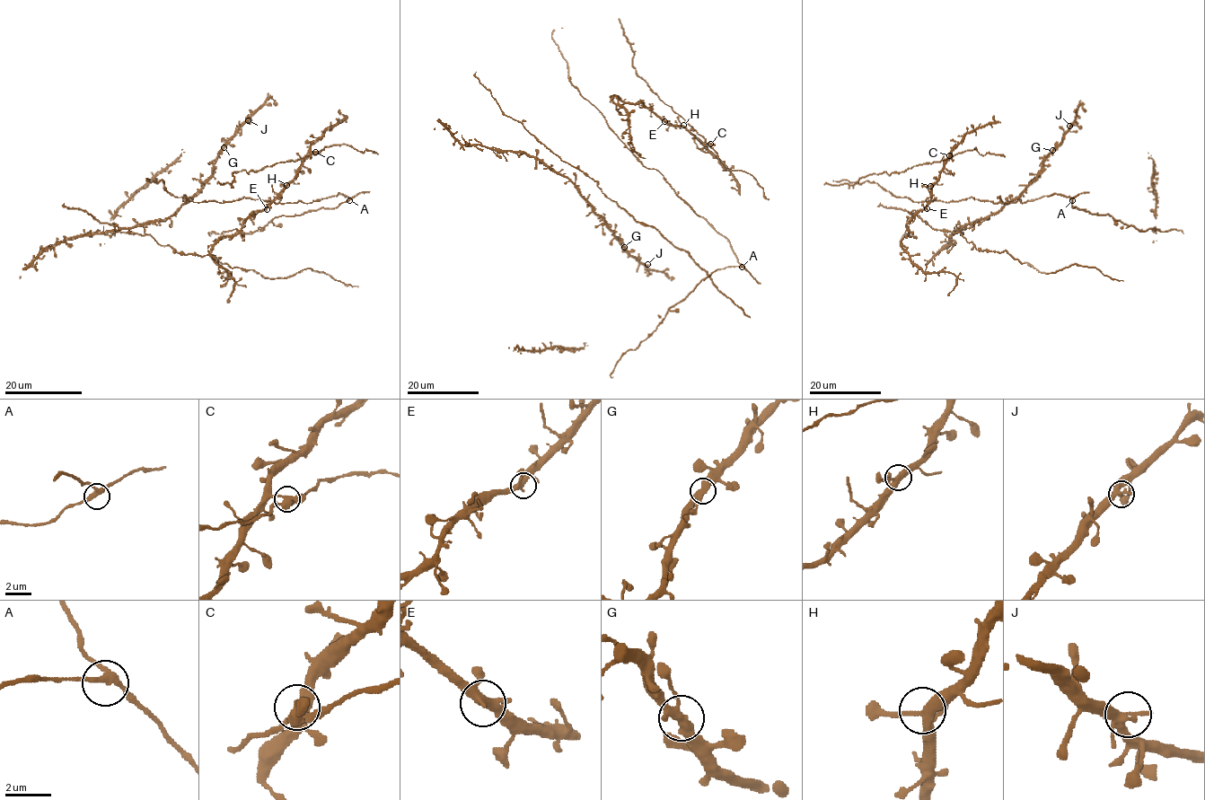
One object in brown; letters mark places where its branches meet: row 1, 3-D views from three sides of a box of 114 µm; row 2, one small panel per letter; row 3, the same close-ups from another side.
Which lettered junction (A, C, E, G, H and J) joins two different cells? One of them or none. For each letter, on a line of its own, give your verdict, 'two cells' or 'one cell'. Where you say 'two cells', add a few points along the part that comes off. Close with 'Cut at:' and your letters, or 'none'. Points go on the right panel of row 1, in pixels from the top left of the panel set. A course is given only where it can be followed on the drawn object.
A: one cell
C: one cell
E: one cell
G: one cell
H: one cell
J: one cell
Cut at: none

